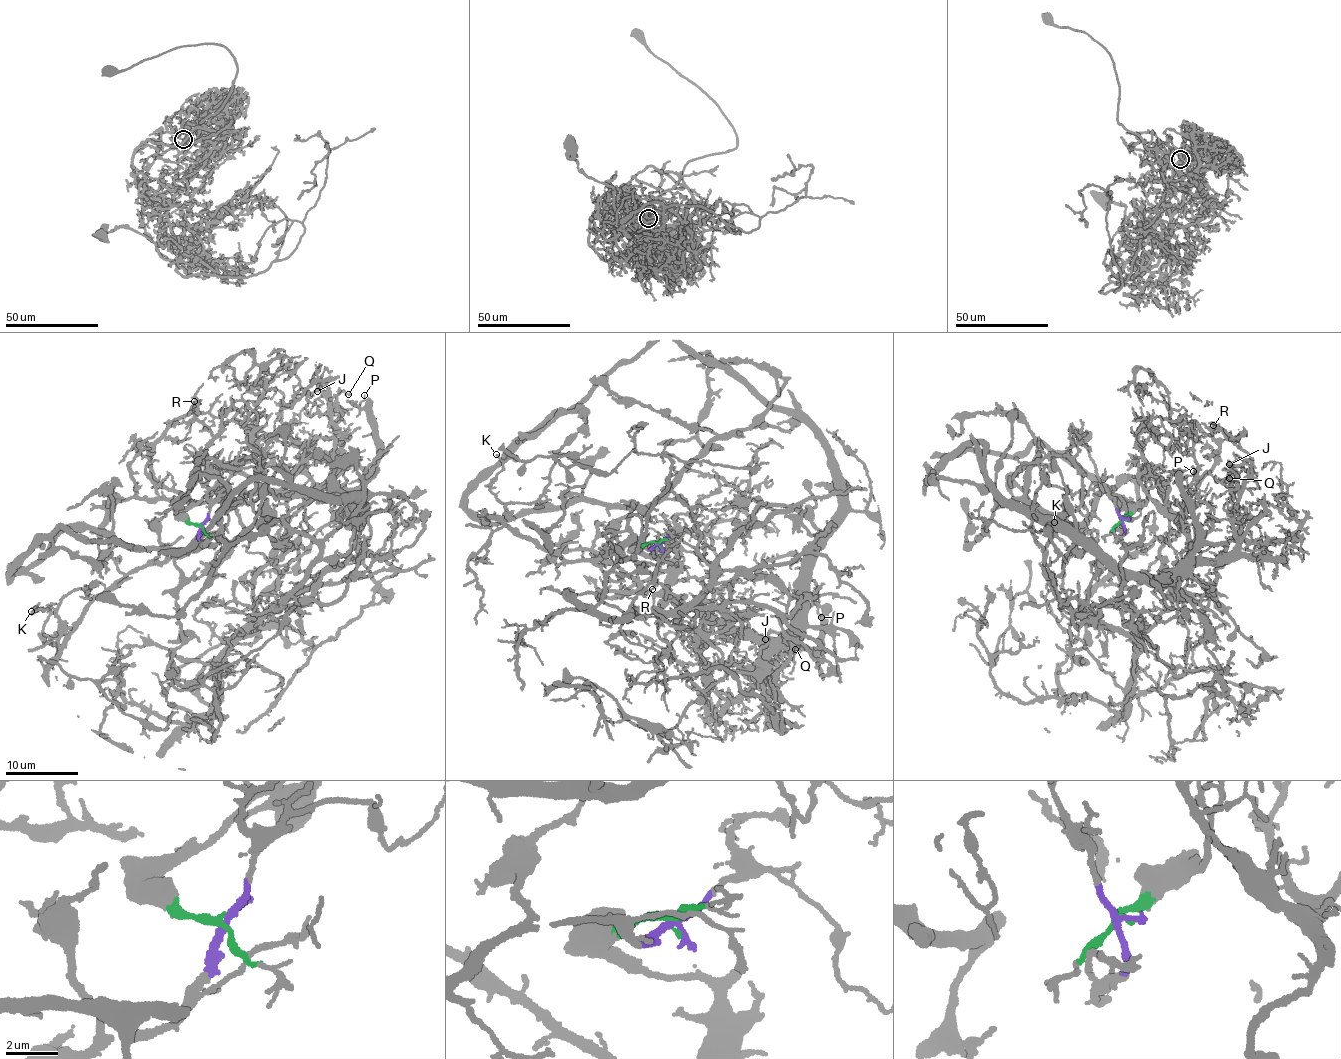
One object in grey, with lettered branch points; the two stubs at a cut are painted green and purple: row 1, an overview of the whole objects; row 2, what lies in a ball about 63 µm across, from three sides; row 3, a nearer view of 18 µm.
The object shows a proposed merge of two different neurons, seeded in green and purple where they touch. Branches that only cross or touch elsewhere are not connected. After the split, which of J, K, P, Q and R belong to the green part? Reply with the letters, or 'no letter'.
J, P, Q, R

